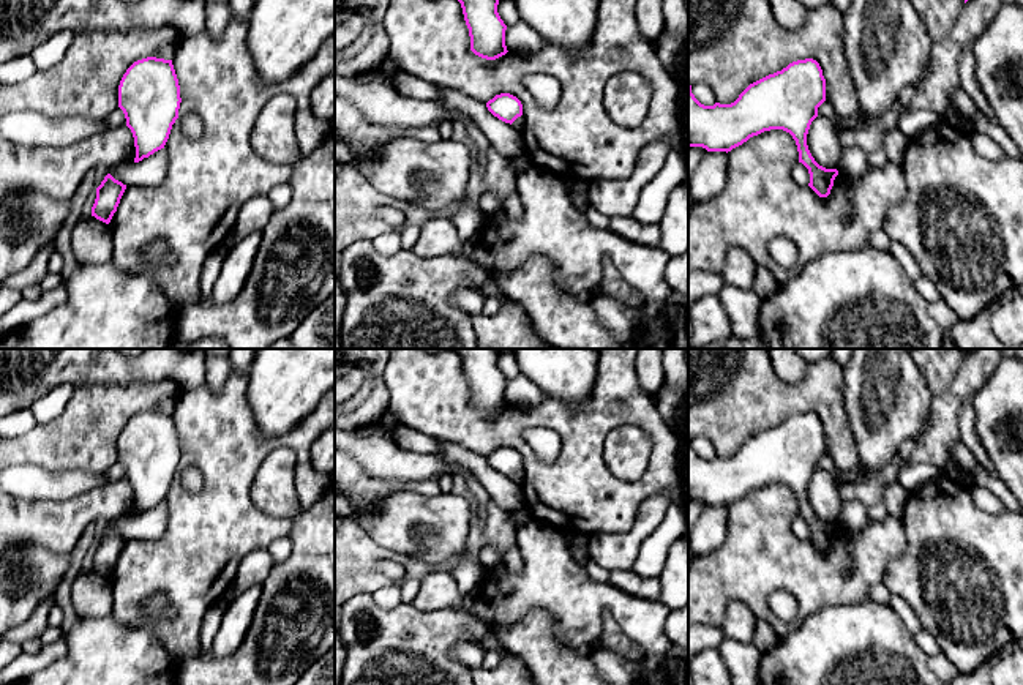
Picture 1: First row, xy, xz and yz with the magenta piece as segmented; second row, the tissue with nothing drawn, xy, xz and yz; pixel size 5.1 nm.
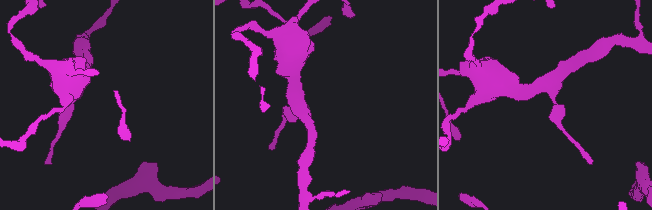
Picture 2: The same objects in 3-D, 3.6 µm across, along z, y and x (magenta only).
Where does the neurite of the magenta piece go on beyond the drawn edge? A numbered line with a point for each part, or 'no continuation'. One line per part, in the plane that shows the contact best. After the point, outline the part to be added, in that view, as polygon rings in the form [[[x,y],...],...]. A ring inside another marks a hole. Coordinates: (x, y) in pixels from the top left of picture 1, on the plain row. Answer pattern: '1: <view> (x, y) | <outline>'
no continuation

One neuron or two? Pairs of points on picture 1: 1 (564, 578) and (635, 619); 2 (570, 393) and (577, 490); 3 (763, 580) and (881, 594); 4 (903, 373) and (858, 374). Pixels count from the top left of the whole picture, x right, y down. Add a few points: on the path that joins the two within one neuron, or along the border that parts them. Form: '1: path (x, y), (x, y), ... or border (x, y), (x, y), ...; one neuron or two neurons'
1: path (581, 595), (610, 597), (618, 602); one neuron
2: border (595, 378), (591, 393), (575, 408), (545, 395); two neurons
3: border (881, 580), (869, 589), (865, 597); two neurons
4: path (894, 374), (869, 374); one neuron

